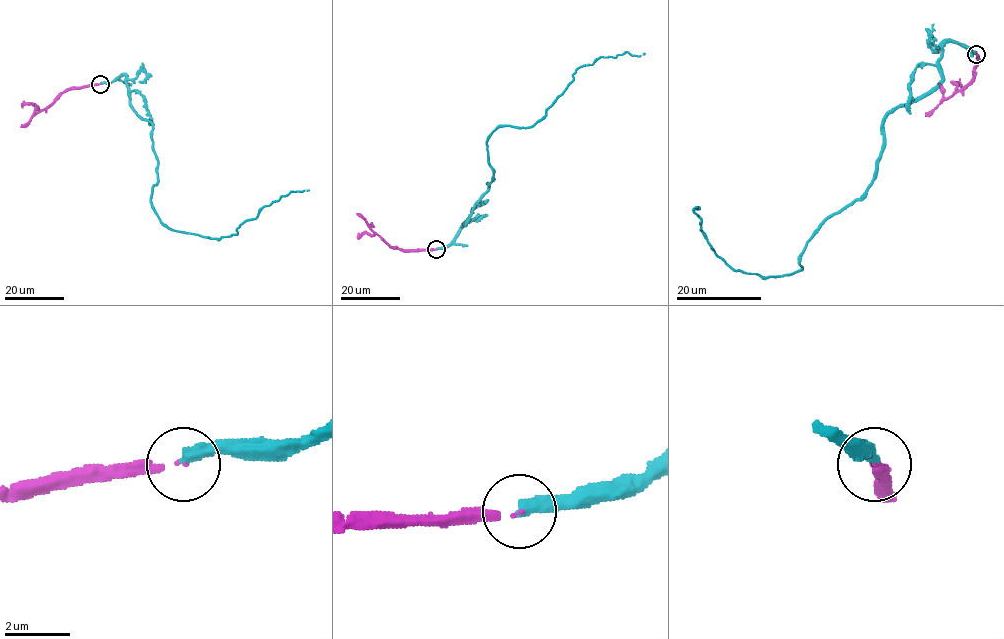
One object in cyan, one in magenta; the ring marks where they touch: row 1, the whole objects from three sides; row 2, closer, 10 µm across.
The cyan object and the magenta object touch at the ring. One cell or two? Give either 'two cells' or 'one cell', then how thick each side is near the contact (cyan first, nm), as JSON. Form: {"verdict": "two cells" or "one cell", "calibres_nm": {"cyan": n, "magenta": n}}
{"verdict": "one cell", "calibres_nm": {"cyan": 360, "magenta": 130}}

